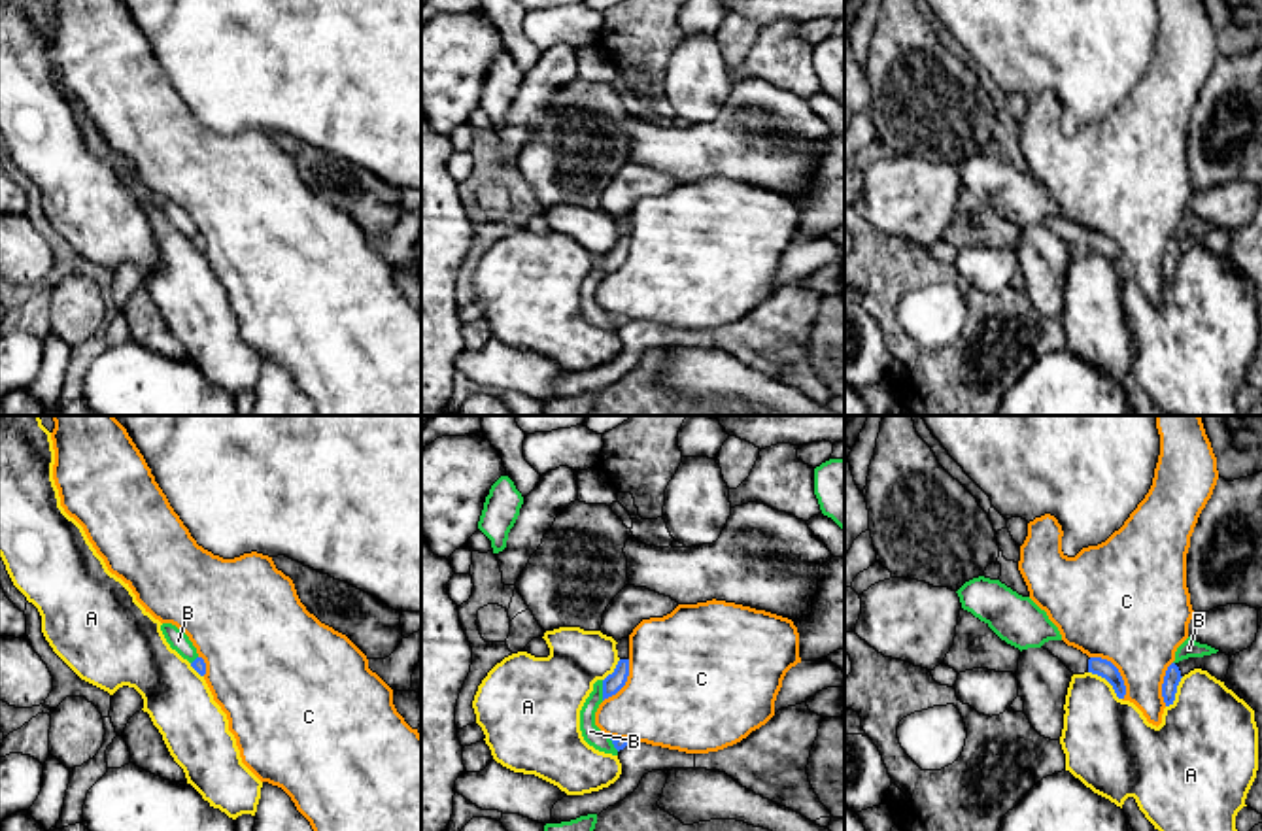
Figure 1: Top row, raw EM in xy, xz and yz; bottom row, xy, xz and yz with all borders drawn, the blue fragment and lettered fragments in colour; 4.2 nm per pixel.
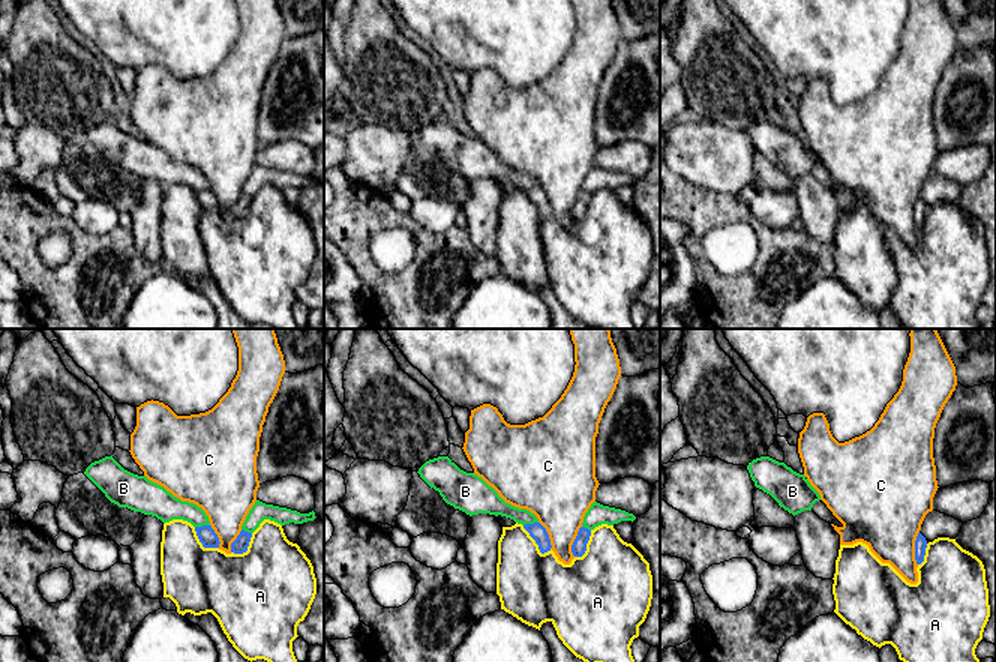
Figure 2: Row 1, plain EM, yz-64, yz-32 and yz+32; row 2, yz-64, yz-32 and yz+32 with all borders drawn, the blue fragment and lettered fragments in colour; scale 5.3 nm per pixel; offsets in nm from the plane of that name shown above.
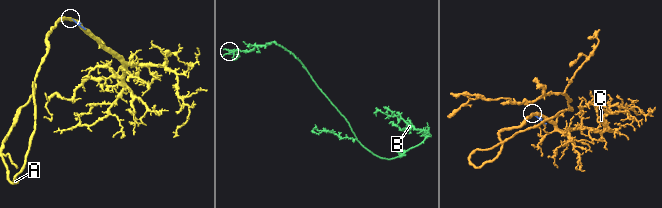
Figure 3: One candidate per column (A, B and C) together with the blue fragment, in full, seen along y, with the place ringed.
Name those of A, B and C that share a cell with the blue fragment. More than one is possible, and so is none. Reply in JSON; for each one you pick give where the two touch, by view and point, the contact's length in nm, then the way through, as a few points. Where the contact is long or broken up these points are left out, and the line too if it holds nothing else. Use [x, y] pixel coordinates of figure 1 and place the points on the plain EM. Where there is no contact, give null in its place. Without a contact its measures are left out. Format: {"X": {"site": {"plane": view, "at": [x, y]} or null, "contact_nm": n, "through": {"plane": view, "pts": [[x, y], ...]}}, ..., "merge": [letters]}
{"merge": []}

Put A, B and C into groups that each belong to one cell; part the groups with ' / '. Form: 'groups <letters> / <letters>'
groups A / B / C

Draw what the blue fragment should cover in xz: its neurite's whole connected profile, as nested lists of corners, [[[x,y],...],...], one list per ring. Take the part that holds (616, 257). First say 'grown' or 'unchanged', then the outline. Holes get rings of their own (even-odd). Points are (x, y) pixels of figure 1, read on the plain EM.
grown; [[[622,215],[616,221],[618,242],[612,251],[603,257],[603,278],[616,272],[627,259],[629,253],[629,215]]]

